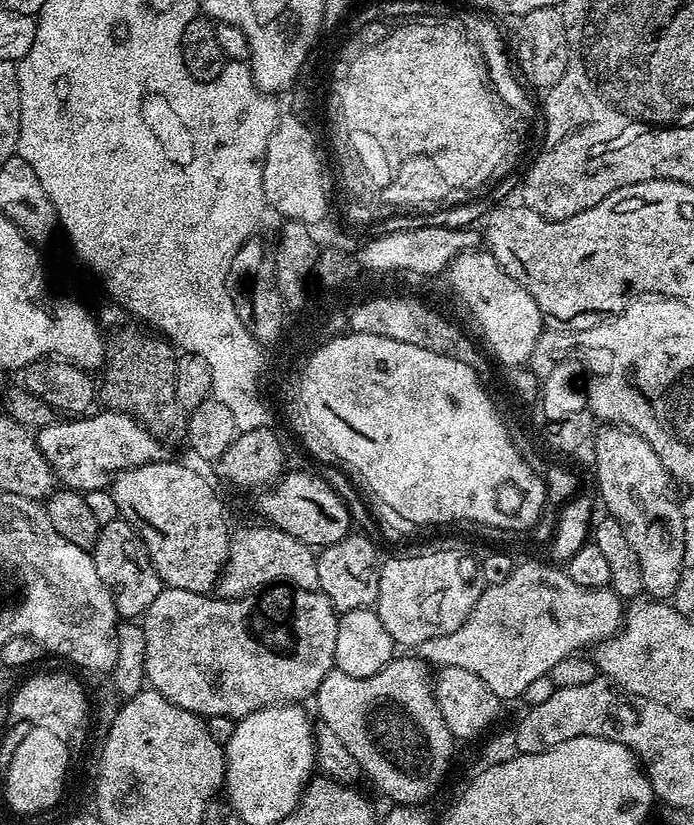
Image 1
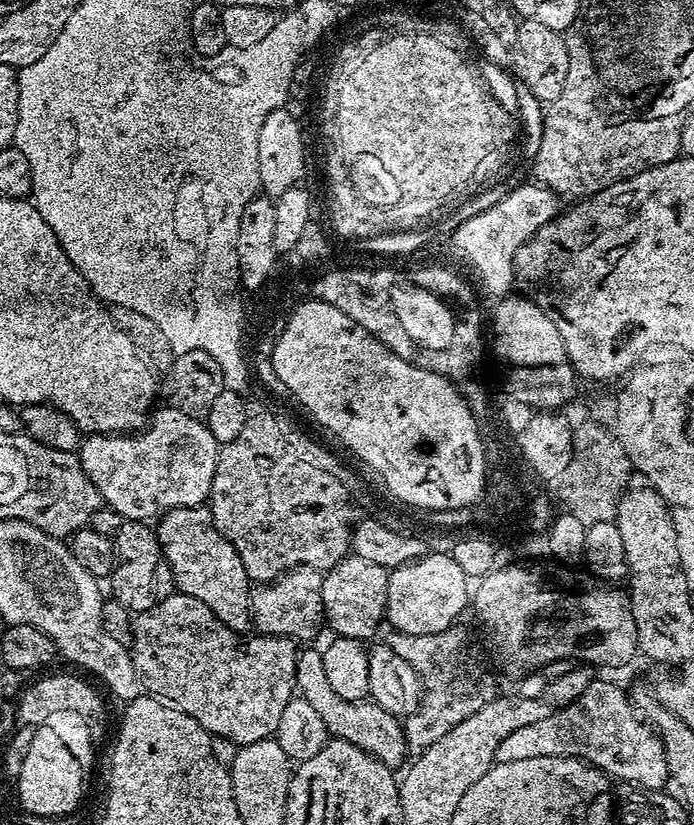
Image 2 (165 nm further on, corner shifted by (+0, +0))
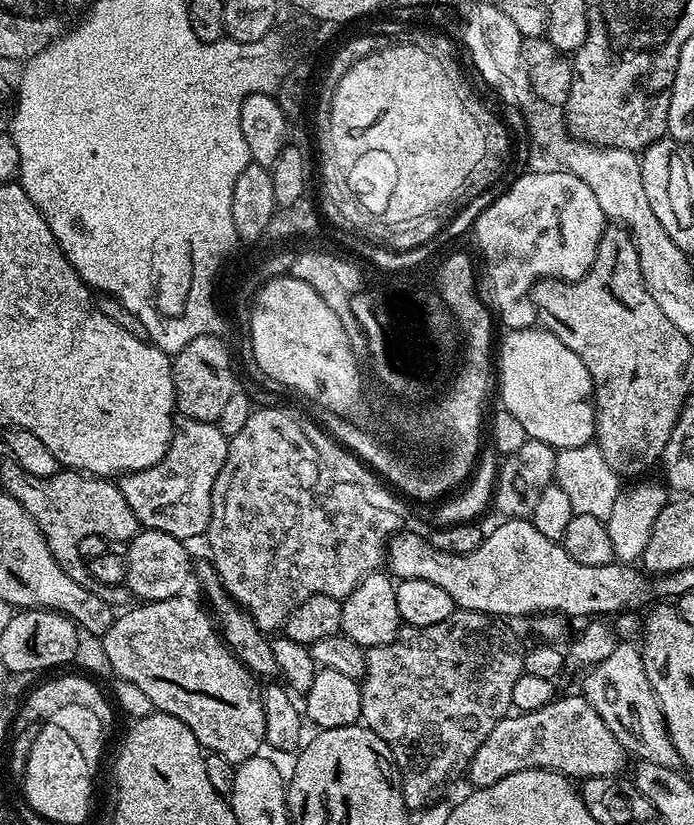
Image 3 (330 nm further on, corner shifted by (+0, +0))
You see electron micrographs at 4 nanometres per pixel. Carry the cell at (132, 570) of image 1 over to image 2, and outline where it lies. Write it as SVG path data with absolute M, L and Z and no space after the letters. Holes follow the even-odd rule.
M124 520L112 541L112 583L111 599L126 606L129 612L139 614L150 610L159 600L173 595L172 571L160 552L155 531L147 523L138 520Z

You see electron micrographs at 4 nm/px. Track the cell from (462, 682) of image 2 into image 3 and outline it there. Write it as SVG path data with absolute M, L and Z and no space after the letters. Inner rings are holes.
M457 610L452 612L450 618L445 618L443 622L434 622L434 626L401 627L395 640L377 648L367 649L364 657L365 670L359 681L360 720L365 728L374 730L374 734L378 734L378 738L382 738L382 742L386 742L386 746L390 746L390 754L394 758L396 769L400 771L400 785L404 791L404 801L408 809L427 809L431 805L428 803L431 802L432 795L451 778L452 771L455 768L463 769L478 750L478 746L482 746L482 742L486 742L486 734L490 734L490 730L494 730L494 726L498 726L498 722L513 711L514 682L518 682L518 678L524 672L526 648L520 645L519 638L504 624L507 623L503 619L487 616L485 612Z

